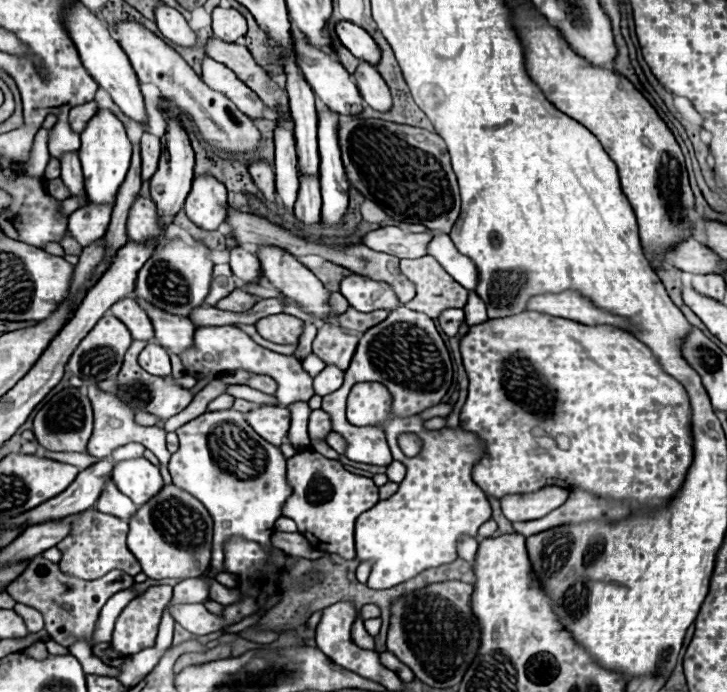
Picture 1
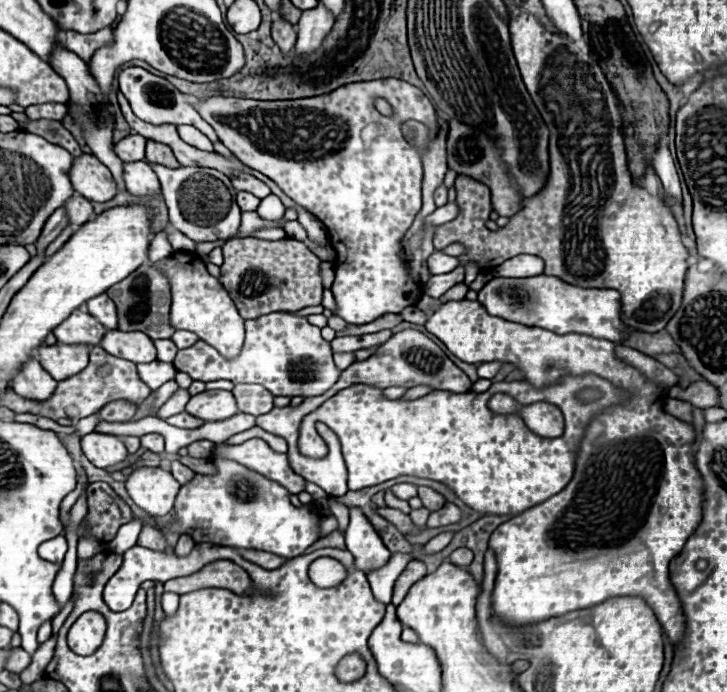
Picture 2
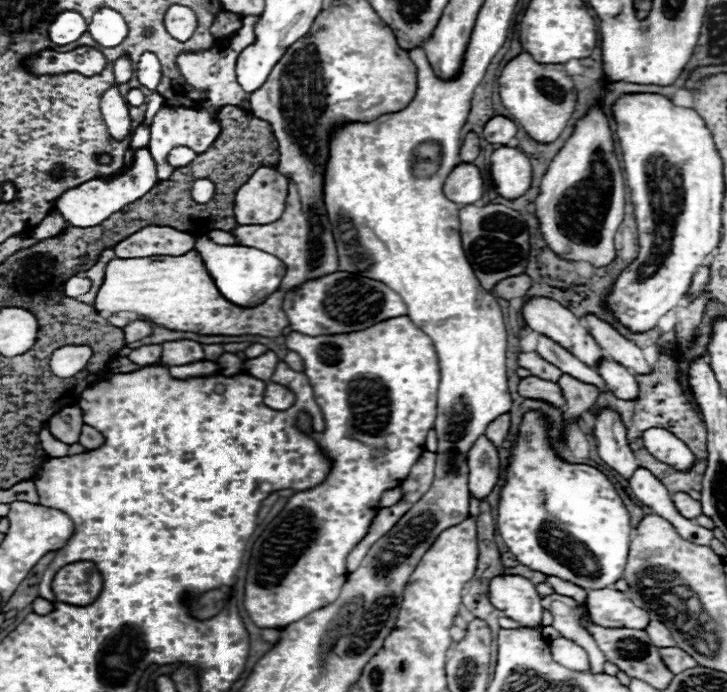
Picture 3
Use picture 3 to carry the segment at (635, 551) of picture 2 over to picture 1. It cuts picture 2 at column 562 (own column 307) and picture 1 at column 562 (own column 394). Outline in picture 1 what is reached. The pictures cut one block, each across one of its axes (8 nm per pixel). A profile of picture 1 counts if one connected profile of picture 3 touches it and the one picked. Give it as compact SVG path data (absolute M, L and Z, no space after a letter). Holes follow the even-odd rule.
M522 312L510 318L486 320L484 324L472 326L468 334L460 340L460 352L462 352L464 368L470 378L468 398L460 412L460 426L476 434L484 444L484 456L474 464L472 478L486 494L502 498L506 494L534 492L544 486L568 488L570 484L576 484L608 500L628 498L630 510L642 510L642 508L666 506L682 486L684 476L692 464L688 394L680 382L676 382L660 368L650 348L644 346L634 336L630 336L628 332L618 332L618 328L586 328L586 324L574 324L574 320L558 320L556 316L542 316L542 312Z

